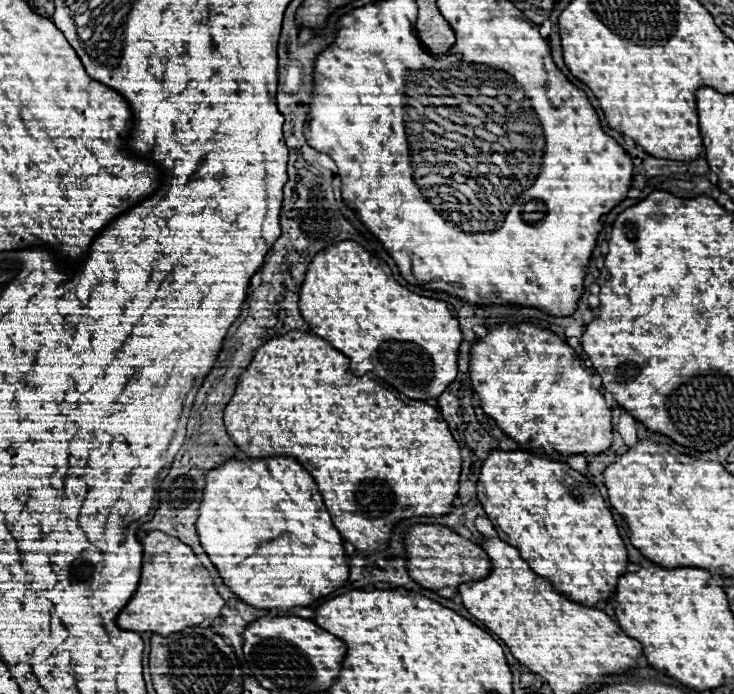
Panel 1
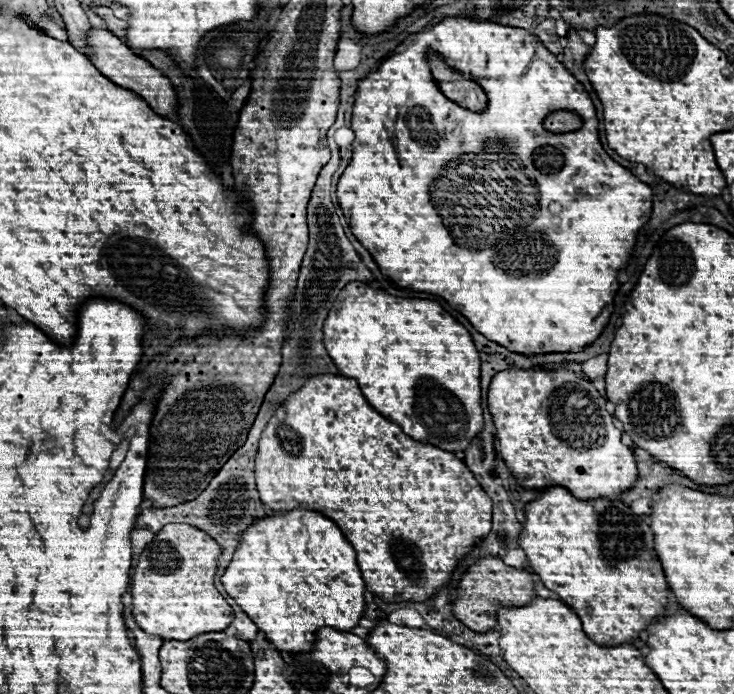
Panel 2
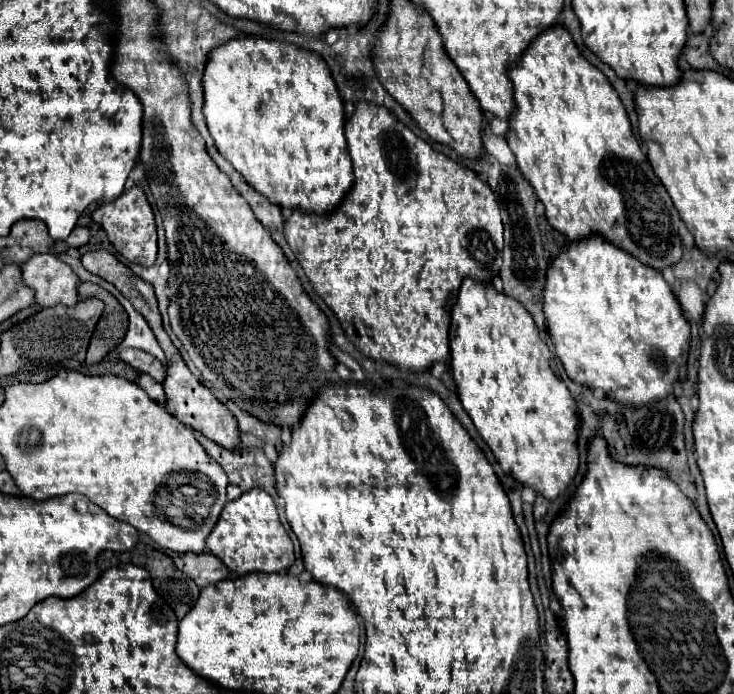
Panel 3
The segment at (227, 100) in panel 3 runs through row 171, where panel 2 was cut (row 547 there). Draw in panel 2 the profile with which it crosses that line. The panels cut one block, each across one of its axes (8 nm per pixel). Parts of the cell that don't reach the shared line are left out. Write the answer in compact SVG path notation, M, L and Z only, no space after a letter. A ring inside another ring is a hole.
M294 508L290 512L274 512L256 520L240 536L240 544L232 556L232 562L224 570L220 582L226 592L238 602L238 606L250 616L250 620L266 634L266 638L286 652L308 652L314 644L314 634L322 626L336 630L350 630L358 626L358 618L364 614L364 580L356 564L356 552L348 540L344 540L340 528L322 516L306 508Z

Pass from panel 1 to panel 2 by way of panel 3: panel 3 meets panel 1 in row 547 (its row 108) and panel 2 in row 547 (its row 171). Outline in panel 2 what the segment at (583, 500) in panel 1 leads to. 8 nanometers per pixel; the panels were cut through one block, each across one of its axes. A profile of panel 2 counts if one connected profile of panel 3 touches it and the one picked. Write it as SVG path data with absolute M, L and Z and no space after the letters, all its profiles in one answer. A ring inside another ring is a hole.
M550 486L540 492L538 500L532 500L524 508L526 520L520 532L520 548L526 552L528 564L538 574L542 584L556 592L582 620L584 630L598 644L624 644L638 638L642 630L664 614L668 602L668 584L660 562L652 556L652 532L650 526L636 516L624 502L596 498L576 500L566 488Z

